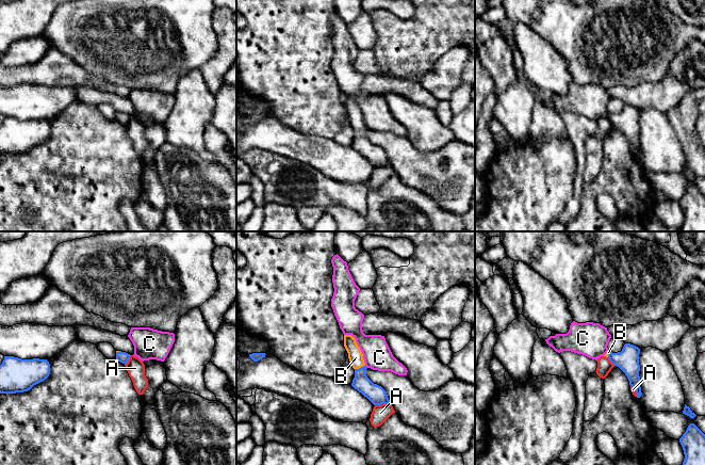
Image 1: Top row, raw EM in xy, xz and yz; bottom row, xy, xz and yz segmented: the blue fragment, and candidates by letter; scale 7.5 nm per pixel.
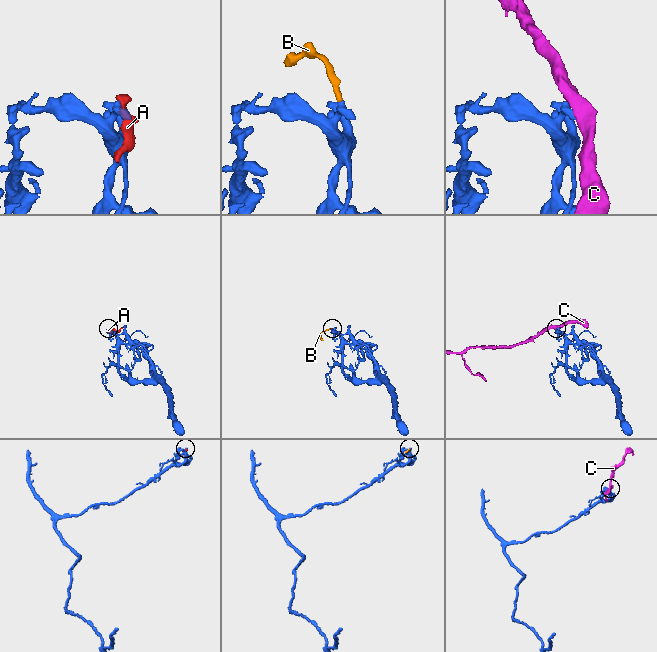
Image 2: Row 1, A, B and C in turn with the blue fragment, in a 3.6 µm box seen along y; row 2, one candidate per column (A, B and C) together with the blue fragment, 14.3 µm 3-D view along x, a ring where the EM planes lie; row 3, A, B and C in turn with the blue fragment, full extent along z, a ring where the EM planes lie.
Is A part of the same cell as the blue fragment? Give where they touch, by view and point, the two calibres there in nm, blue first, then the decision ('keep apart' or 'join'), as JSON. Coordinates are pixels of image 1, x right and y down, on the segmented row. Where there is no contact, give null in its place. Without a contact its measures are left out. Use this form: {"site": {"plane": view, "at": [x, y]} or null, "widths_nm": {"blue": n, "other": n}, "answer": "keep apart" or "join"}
{"site": {"plane": "xz", "at": [382, 403]}, "widths_nm": {"blue": 140, "other": 130}, "answer": "keep apart"}

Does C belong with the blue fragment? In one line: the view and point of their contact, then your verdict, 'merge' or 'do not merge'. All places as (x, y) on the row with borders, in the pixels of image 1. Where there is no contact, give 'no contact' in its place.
no contact; do not merge

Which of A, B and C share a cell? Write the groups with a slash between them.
A / B / C

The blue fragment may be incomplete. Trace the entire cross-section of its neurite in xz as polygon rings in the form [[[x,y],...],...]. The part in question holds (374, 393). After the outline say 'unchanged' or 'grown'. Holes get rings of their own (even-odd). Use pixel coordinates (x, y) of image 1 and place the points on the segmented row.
[[[344,335],[344,347],[348,353],[349,362],[355,369],[351,386],[366,397],[374,405],[390,404],[387,391],[367,378],[367,367],[355,337]]] | grown

